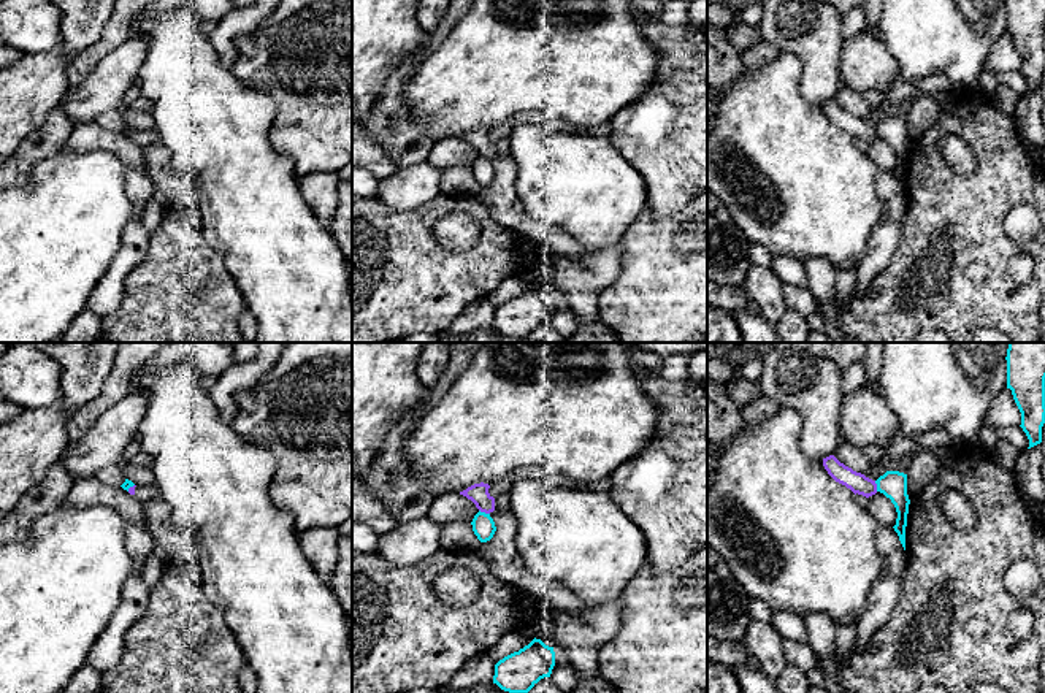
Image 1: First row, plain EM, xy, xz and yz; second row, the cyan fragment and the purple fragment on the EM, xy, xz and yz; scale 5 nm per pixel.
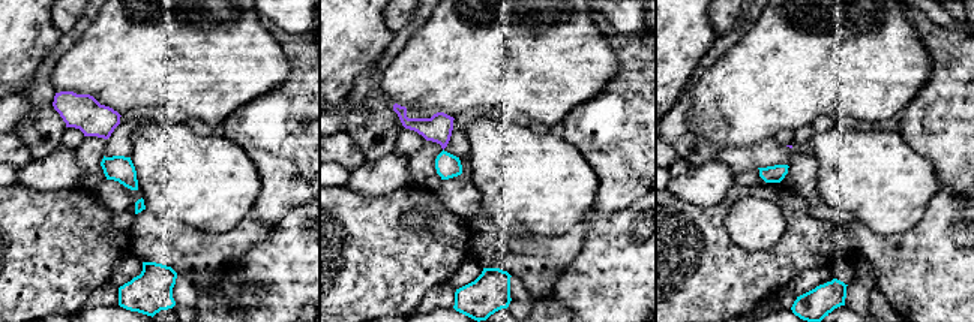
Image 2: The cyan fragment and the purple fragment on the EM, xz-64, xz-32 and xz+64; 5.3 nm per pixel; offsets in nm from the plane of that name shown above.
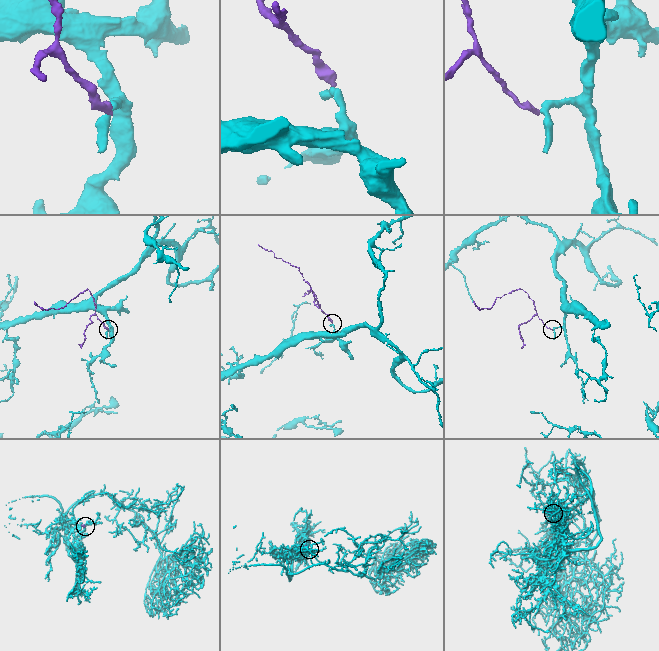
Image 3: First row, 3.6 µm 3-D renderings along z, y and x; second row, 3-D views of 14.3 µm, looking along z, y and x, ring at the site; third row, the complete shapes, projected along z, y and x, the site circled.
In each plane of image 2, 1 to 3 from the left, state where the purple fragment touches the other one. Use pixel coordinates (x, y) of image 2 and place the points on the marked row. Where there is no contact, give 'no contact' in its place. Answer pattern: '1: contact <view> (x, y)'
1: no contact
2: no contact
3: no contact

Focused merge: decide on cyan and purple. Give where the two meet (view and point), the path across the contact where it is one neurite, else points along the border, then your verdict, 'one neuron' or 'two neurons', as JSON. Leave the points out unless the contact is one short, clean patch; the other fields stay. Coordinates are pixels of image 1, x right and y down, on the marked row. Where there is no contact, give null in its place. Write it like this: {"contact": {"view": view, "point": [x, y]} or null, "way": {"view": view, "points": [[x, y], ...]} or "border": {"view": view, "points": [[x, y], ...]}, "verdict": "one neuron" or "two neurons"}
{"contact": {"view": "xz", "point": [484, 513]}, "border": {"view": "xz", "points": [[479, 509], [489, 514]]}, "verdict": "two neurons"}

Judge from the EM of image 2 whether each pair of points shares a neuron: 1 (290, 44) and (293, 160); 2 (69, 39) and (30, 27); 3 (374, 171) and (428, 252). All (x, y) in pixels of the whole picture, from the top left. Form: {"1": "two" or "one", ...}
{"1": "one", "2": "two", "3": "two"}

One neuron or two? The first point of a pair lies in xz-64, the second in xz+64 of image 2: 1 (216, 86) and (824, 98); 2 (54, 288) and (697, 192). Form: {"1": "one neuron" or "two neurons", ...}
{"1": "one neuron", "2": "two neurons"}

